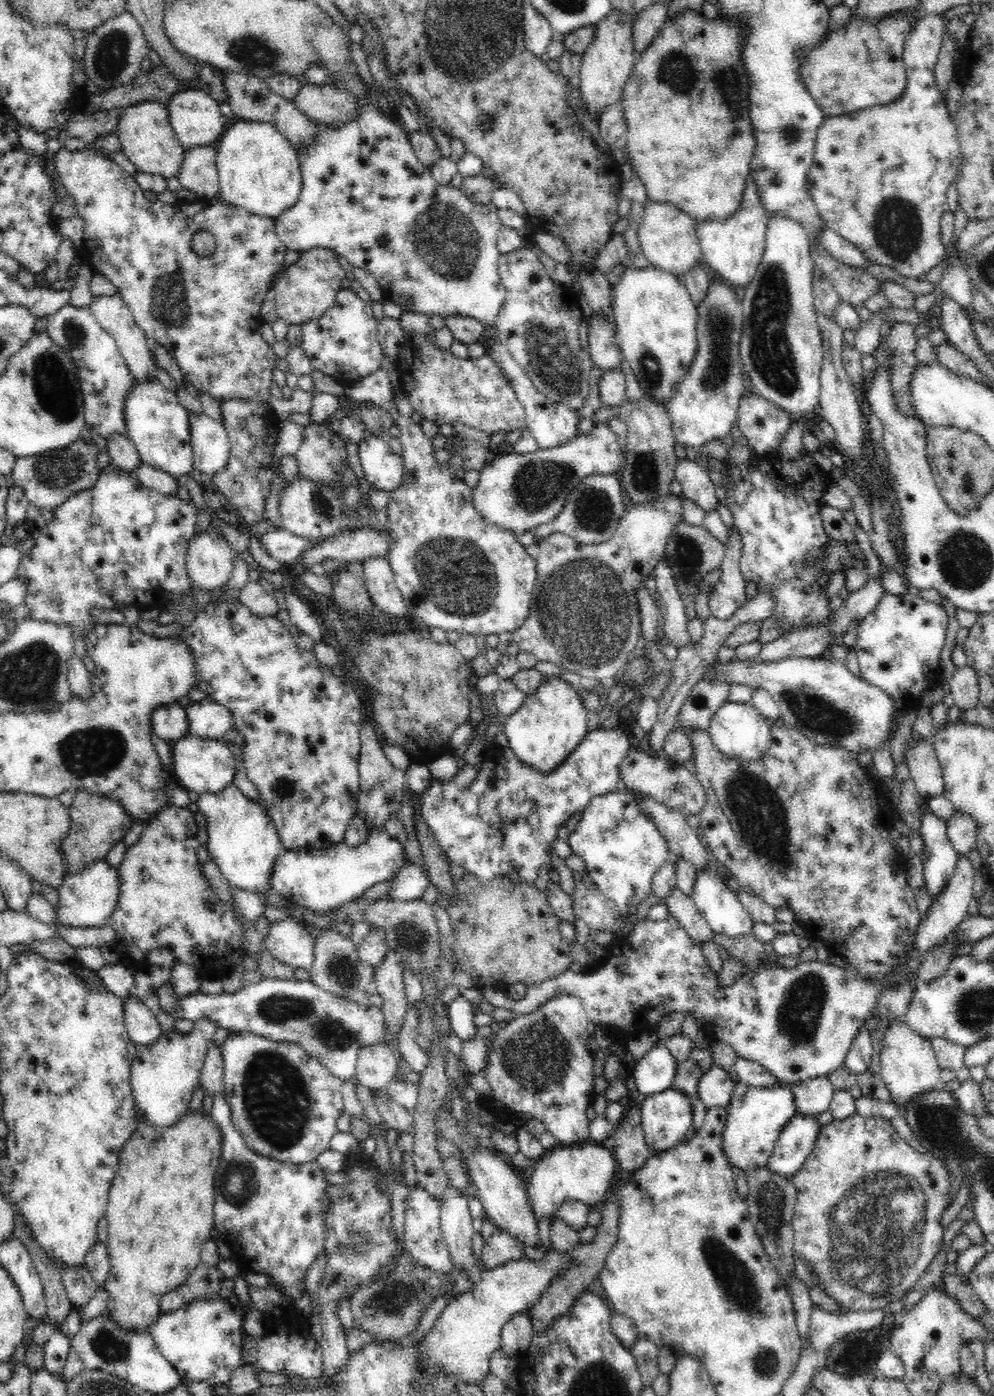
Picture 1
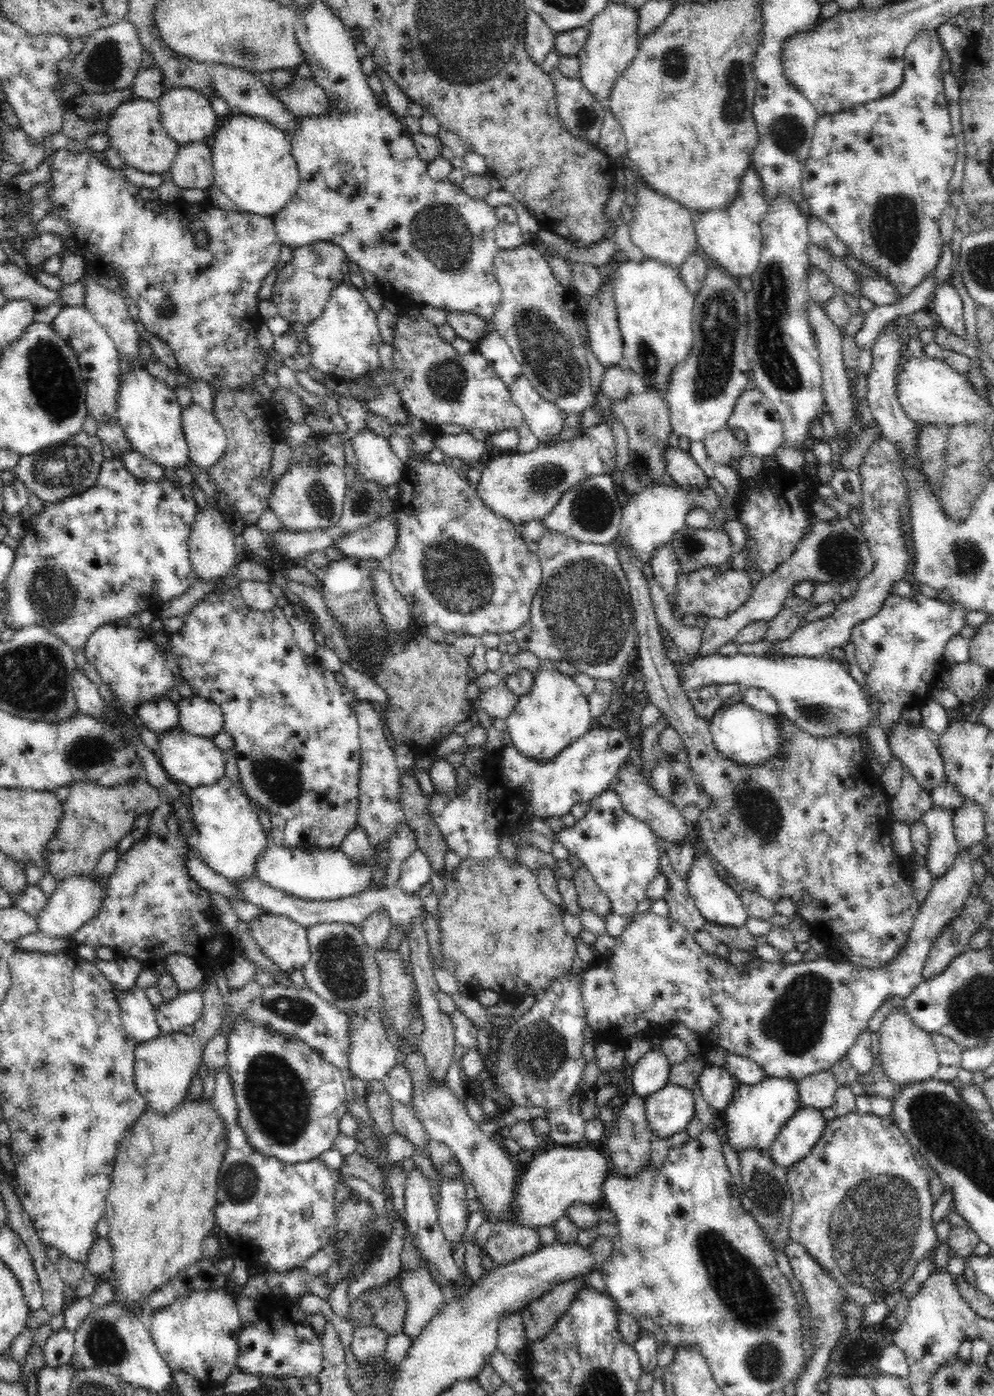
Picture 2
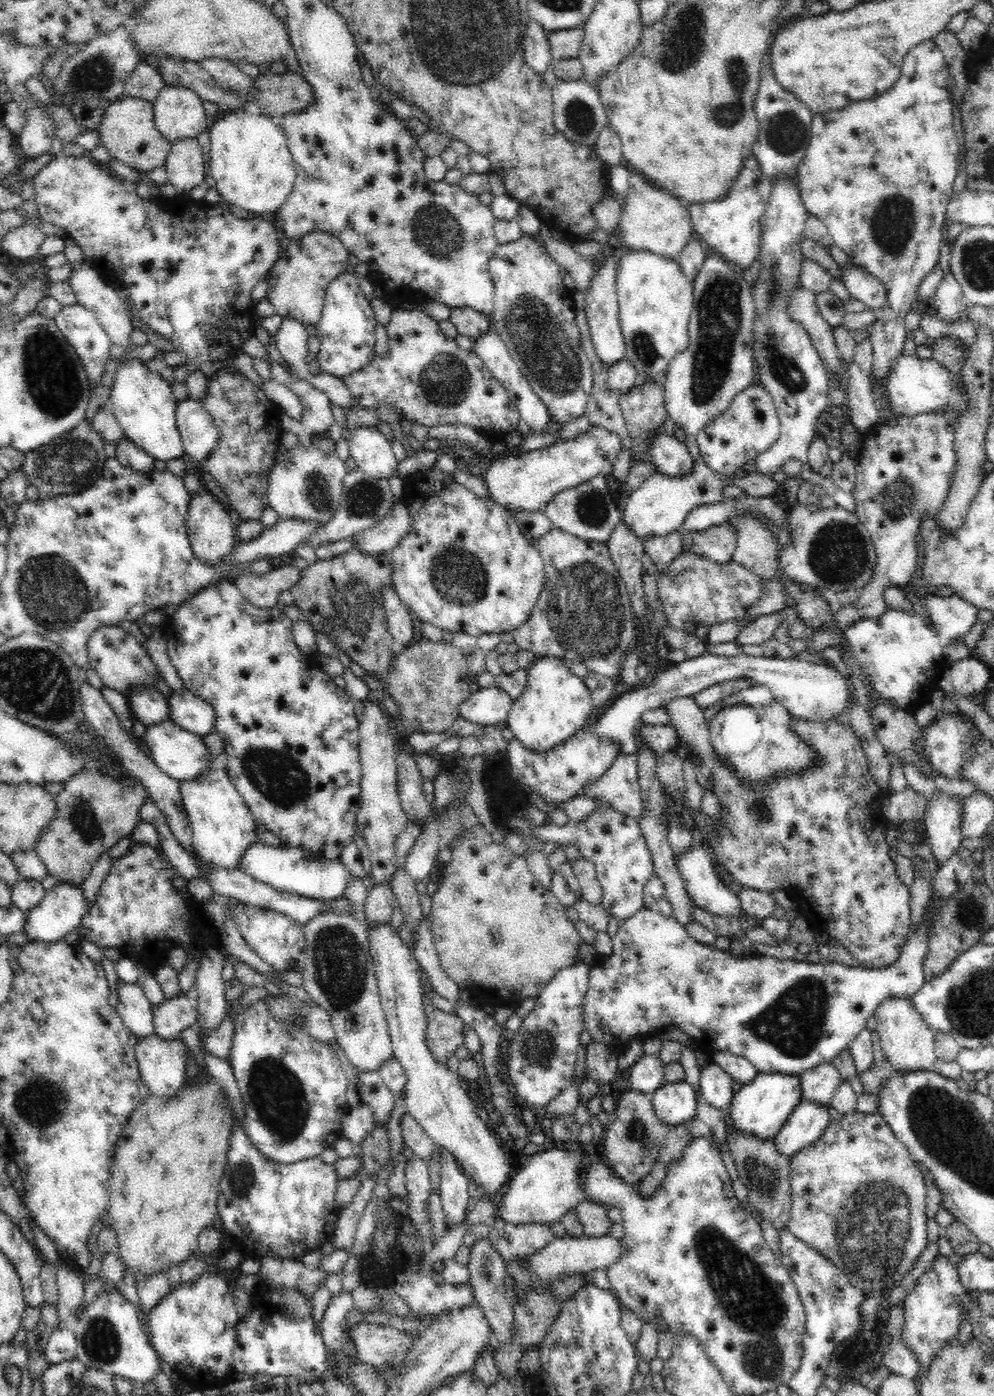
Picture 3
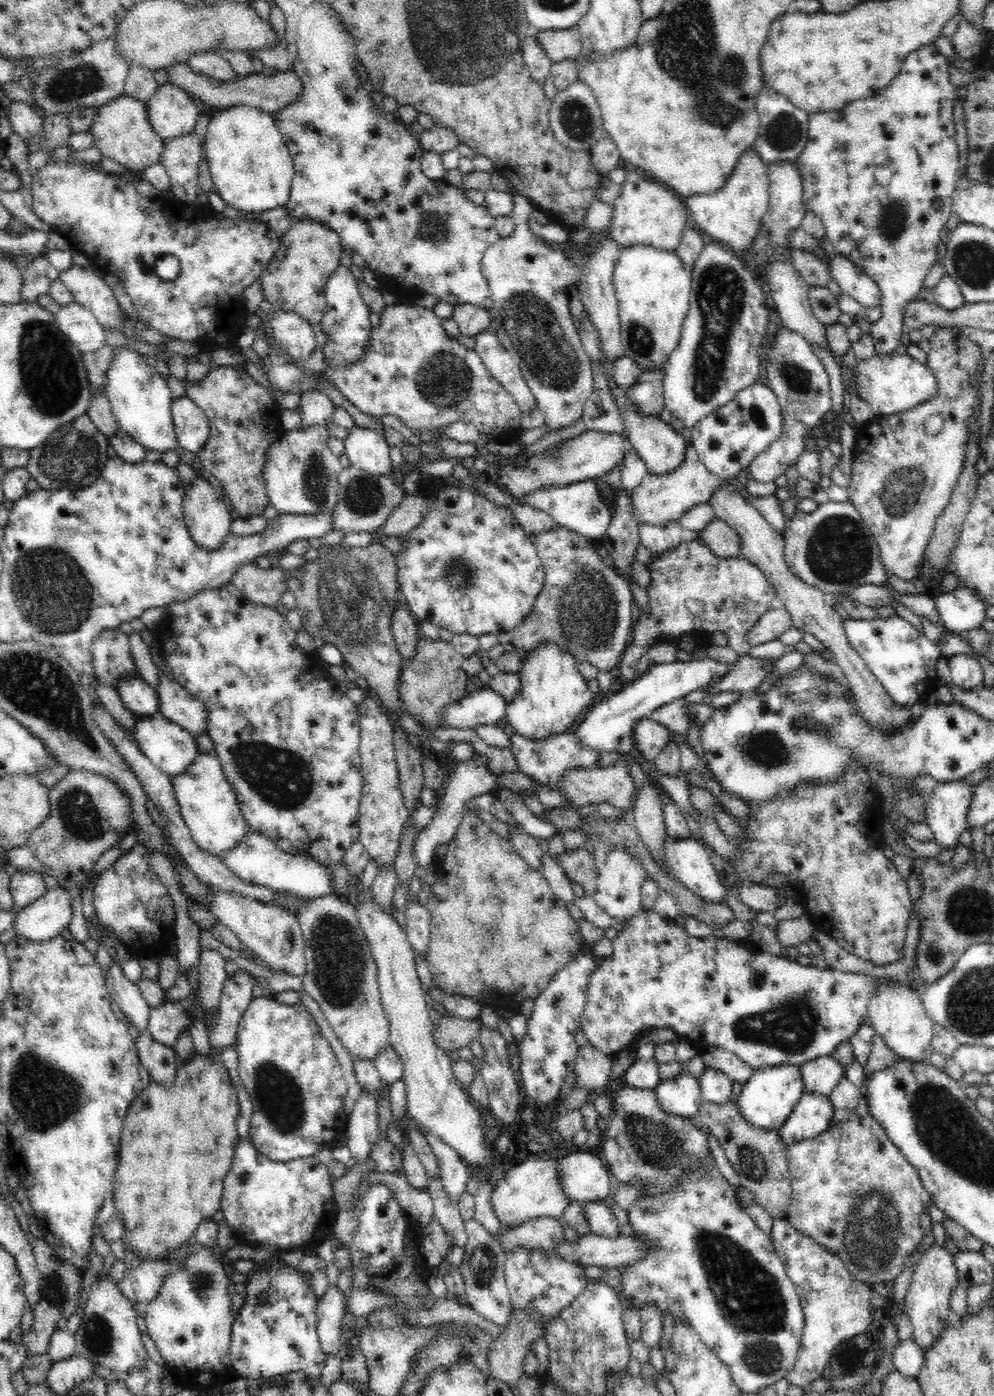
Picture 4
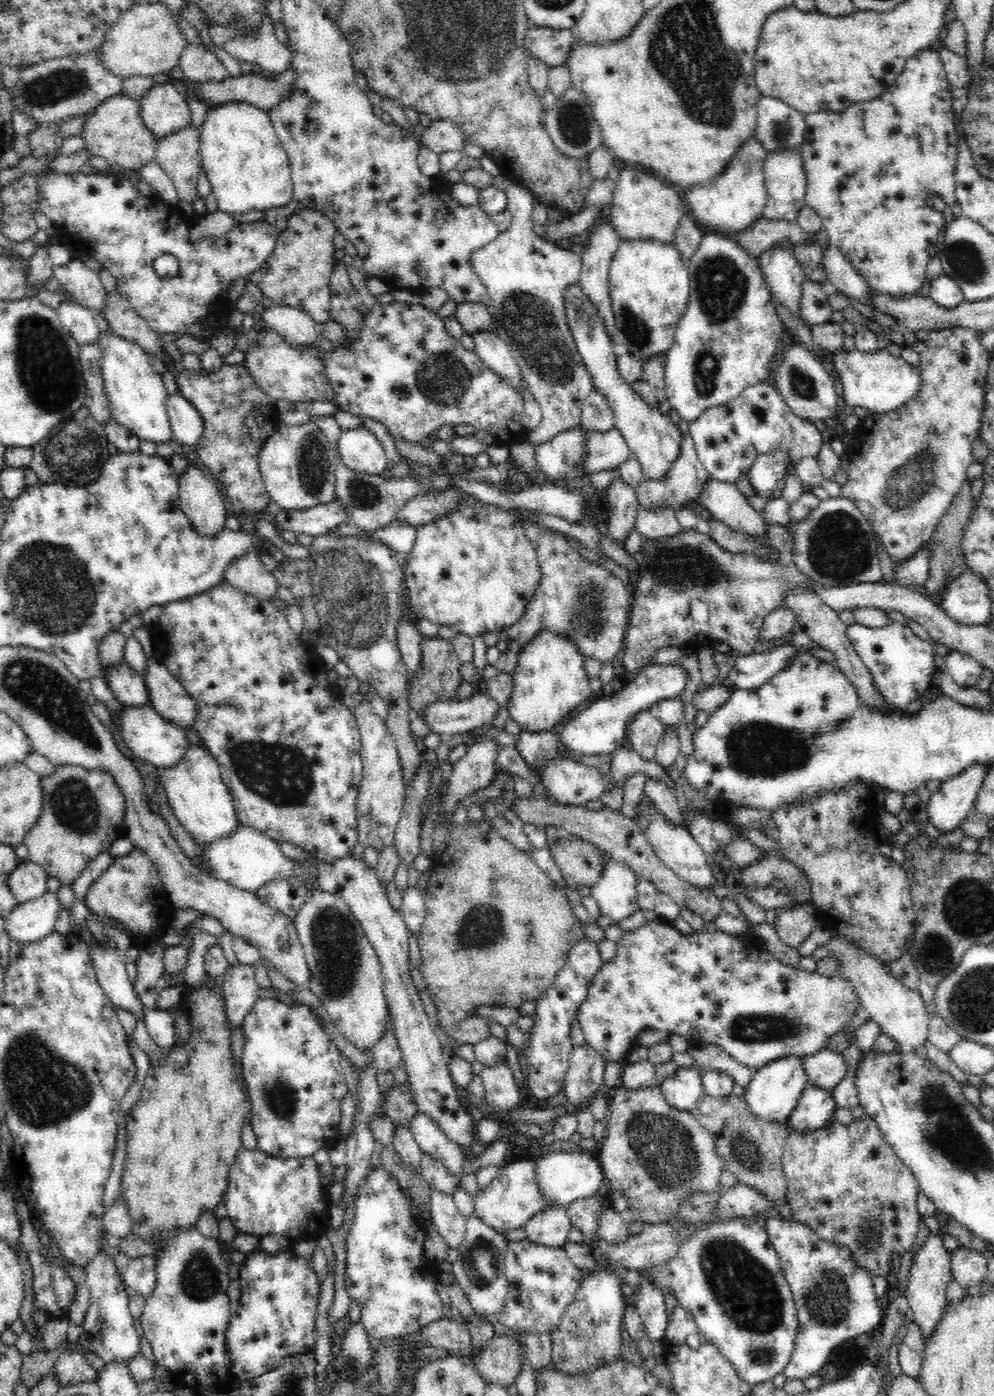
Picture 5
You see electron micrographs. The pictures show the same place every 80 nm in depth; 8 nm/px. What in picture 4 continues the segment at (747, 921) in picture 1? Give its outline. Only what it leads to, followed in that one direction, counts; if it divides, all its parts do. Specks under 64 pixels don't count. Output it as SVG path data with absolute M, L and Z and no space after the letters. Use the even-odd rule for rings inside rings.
M668 834L663 842L664 859L670 871L680 879L688 890L700 895L710 903L726 903L726 890L718 877L718 869L712 865L705 844L693 836L670 838Z

